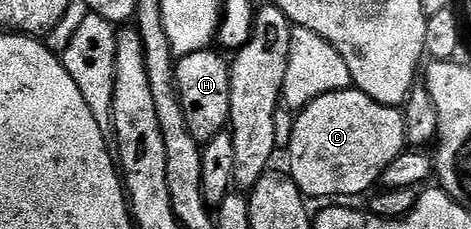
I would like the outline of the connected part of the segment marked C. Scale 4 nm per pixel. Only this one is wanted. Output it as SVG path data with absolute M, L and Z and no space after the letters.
M355 87L334 91L314 99L295 114L293 137L286 148L292 181L305 198L356 197L379 182L382 171L406 148L404 115L399 108L383 105Z

